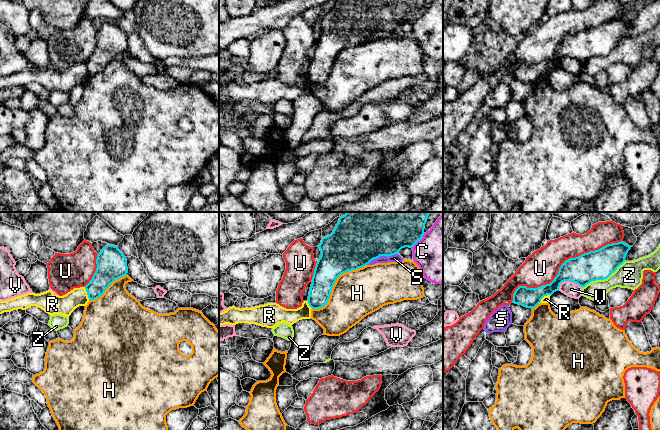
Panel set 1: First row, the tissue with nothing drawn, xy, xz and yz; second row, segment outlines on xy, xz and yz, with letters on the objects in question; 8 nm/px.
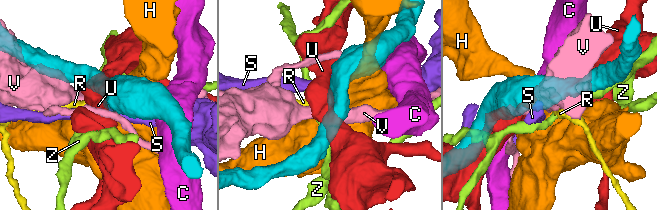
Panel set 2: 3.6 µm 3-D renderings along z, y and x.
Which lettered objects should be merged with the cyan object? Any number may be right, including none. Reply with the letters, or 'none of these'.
none of these

